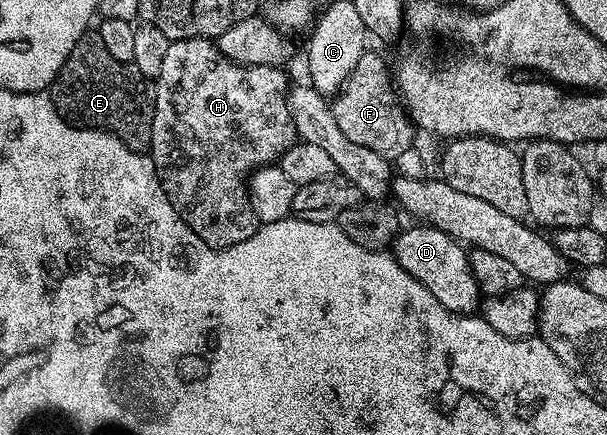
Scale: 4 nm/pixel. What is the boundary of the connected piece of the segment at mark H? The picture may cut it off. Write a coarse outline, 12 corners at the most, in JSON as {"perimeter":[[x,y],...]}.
{"perimeter":[[169,43],[150,159],[211,248],[297,143],[283,67]]}

